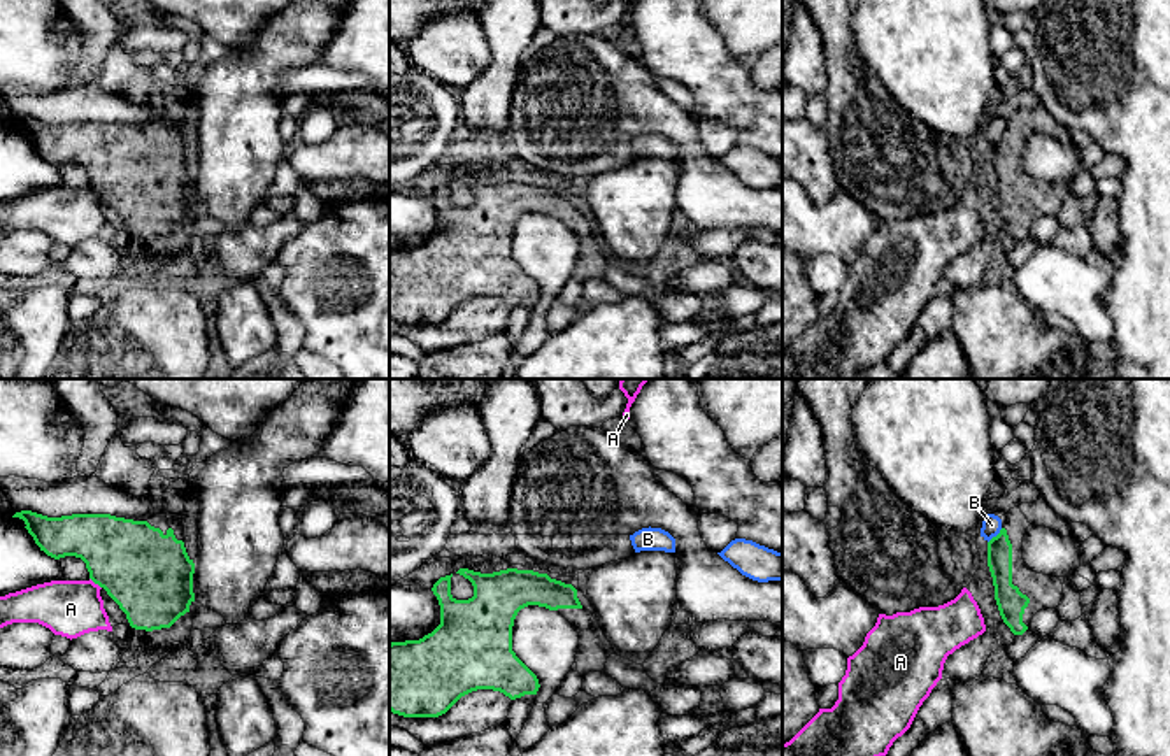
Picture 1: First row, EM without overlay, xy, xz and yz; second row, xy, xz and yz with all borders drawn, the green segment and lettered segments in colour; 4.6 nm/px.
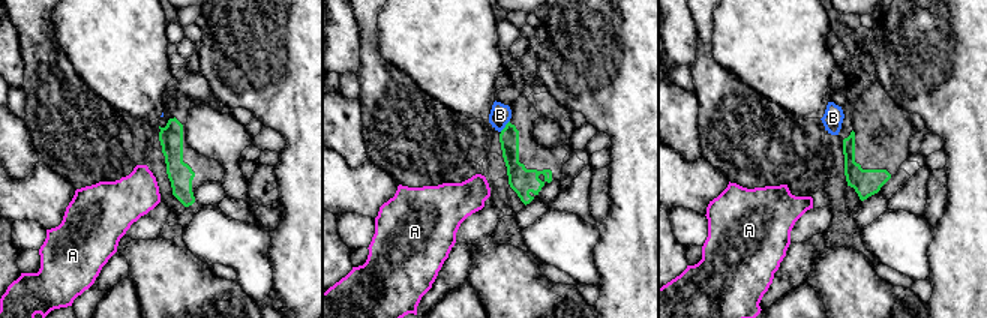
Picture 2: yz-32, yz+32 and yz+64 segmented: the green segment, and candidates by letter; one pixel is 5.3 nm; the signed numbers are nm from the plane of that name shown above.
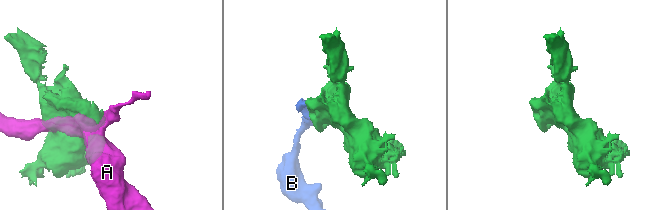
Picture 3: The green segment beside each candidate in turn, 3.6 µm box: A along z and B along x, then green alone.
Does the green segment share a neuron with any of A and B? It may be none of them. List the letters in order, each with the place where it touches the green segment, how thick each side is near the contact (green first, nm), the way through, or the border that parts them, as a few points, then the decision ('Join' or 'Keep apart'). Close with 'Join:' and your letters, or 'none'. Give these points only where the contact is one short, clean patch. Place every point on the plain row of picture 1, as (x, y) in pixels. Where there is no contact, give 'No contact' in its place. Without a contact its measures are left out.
A: Touches green at xy (95, 190). Thickness 400 nm (green) against 260 nm. Boundary: xy (90, 185), (100, 195). Keep apart
B: Touches green at yz (997, 142). Thickness 110 nm (green) against 90 nm. Boundary: yz (1002, 135), (988, 149). Keep apart
Join: none

